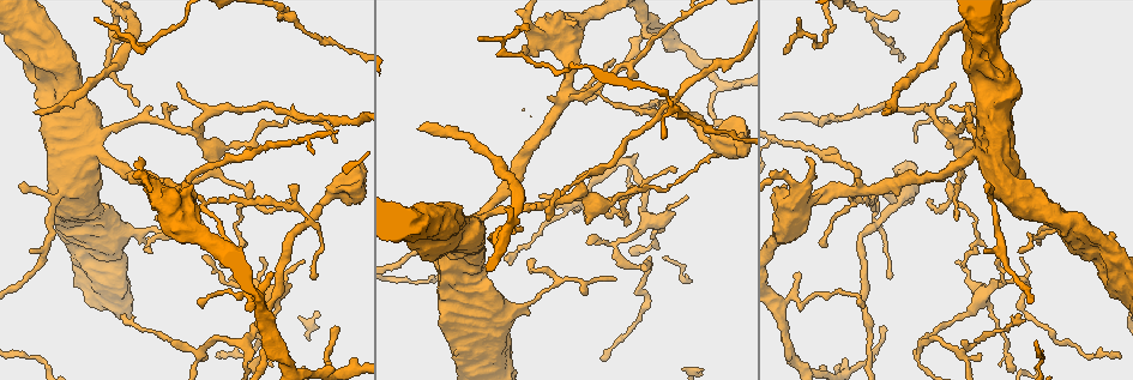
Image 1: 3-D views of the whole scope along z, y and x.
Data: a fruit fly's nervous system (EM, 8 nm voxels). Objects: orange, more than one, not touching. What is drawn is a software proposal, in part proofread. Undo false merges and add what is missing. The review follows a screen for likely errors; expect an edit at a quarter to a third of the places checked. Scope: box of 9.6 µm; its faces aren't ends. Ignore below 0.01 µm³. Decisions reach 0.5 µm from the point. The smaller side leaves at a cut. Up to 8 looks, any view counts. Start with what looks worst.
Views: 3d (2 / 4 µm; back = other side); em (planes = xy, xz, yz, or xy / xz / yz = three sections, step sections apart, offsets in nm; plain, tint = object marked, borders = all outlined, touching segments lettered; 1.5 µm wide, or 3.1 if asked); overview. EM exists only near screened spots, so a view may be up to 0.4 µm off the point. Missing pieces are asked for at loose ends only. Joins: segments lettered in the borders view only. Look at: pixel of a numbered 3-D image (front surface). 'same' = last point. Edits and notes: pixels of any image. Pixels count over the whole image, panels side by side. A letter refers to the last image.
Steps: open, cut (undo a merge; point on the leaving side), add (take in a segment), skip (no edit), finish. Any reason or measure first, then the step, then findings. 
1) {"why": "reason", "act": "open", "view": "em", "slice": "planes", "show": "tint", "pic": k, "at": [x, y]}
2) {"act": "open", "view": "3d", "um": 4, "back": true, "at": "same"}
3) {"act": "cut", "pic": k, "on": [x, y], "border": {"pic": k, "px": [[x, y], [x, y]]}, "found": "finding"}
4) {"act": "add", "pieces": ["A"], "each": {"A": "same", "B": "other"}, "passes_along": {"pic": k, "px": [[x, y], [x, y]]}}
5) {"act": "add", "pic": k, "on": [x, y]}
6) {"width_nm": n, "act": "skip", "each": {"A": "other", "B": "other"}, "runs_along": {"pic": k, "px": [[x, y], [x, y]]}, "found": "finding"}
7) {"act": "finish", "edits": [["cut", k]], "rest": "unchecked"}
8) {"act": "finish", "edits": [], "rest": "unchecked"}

{"why": "calibre changes", "act": "open", "view": "3d", "um": 4, "back": true, "pic": 1, "at": [535, 34]}

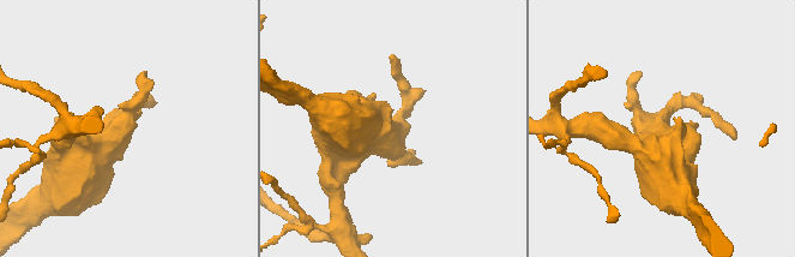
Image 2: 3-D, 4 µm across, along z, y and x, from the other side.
{"act": "open", "view": "em", "slice": "planes", "show": "plain", "pic": 2, "at": [125, 123]}

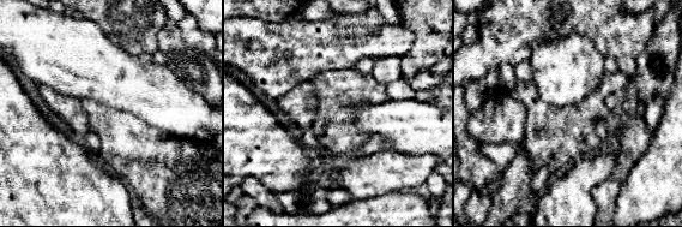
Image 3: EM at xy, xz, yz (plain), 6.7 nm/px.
{"why": "what lies round it", "act": "open", "view": "em", "slice": "planes", "show": "borders", "at": "same"}

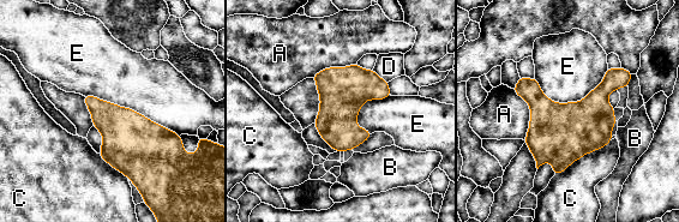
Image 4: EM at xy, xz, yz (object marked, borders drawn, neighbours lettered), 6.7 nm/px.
{"width_nm": 320, "act": "skip", "each": {"A": "other", "B": "other", "C": "other", "D": "other", "E": "other"}, "border": {"pic": 4, "px": [[84, 95], [128, 107], [179, 136]]}, "found": "all the same neuron"}

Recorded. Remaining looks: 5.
{"why": "sharp bend", "act": "open", "view": "em", "slice": "planes", "show": "borders", "pic": 1, "at": [876, 215]}

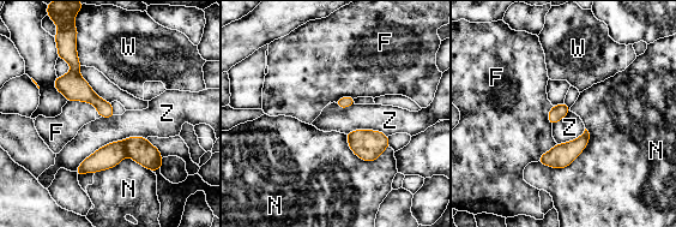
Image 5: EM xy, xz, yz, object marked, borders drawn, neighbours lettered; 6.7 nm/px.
{"longest_contact_nm": ["Z", 550], "act": "cut", "pic": 5, "on": [108, 156], "each": {"F": "other", "N": "other", "W": "other", "Z": "other"}, "found": "two neurons meet here"}

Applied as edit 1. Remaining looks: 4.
{"why": "an open end", "act": "open", "view": "3d", "um": 2, "pic": 1, "at": [219, 359]}

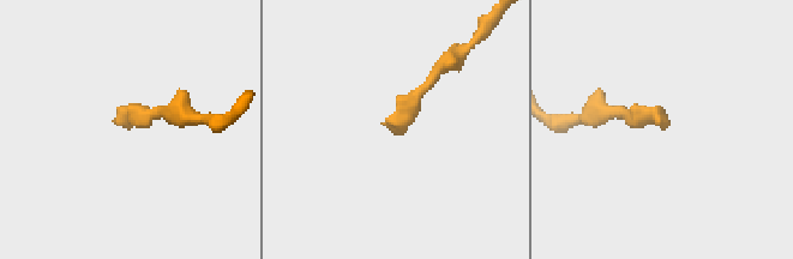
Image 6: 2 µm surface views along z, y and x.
{"act": "open", "view": "em", "slice": "planes", "show": "borders", "pic": 6, "at": [663, 129]}

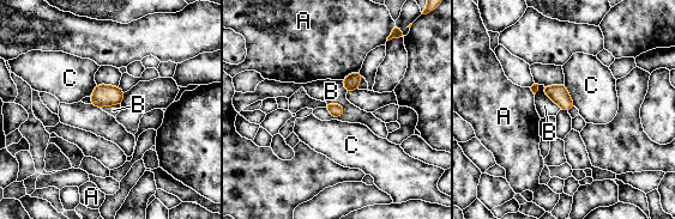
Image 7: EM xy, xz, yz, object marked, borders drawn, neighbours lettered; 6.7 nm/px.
{"width_nm": 90, "act": "skip", "each": {"A": "other", "B": "other", "C": "other"}, "border": {"pic": 7, "px": [[326, 102], [339, 104], [344, 113]]}, "found": "no lettered segment goes on from it"}

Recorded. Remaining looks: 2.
{"act": "open", "view": "overview"}

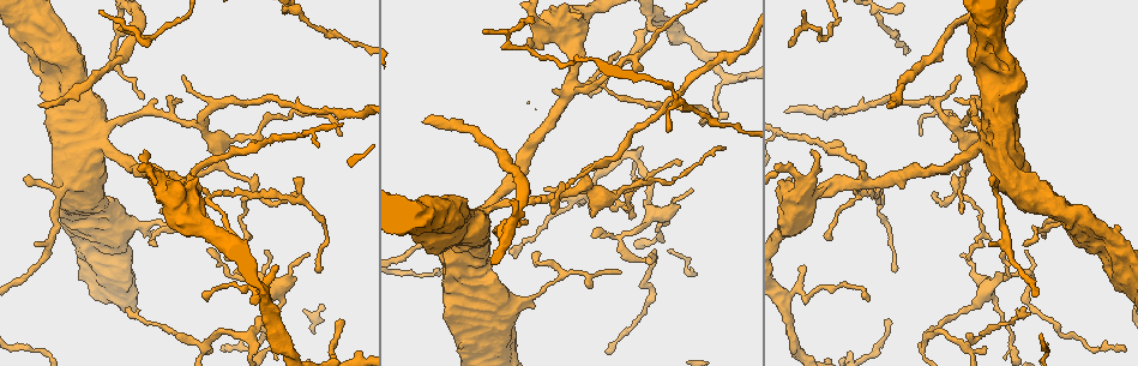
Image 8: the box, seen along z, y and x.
{"why": "an open end", "act": "open", "view": "em", "slice": "planes", "show": "borders", "pic": 8, "at": [208, 250]}

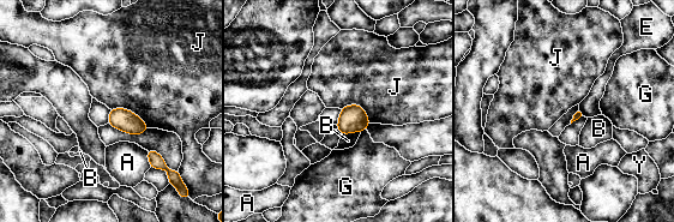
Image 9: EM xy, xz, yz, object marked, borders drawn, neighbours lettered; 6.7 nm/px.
{"longest_contact_nm": ["J", 300], "act": "skip", "each": {"A": "other", "B": "other", "E": "other", "G": "other", "J": "other", "Y": "other"}, "border": {"pic": 9, "px": [[110, 108], [127, 108], [149, 127]]}, "found": "no lettered segment goes on from it"}

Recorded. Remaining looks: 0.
{"act": "finish", "edits": [["cut", 5]], "rest": "unchecked"}

